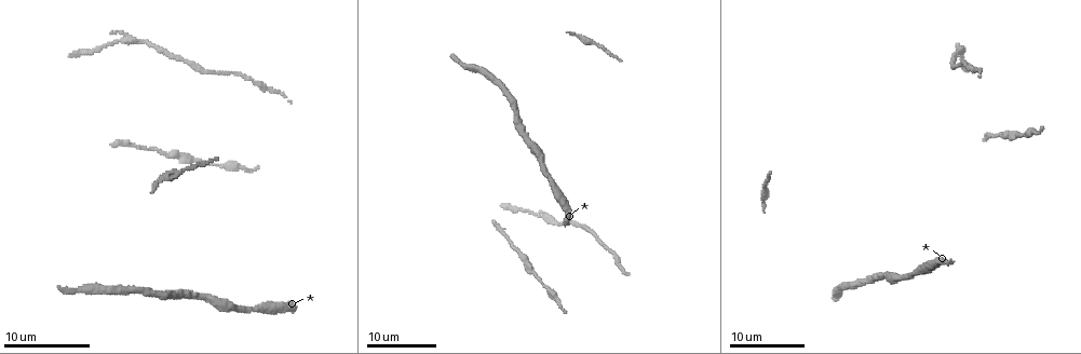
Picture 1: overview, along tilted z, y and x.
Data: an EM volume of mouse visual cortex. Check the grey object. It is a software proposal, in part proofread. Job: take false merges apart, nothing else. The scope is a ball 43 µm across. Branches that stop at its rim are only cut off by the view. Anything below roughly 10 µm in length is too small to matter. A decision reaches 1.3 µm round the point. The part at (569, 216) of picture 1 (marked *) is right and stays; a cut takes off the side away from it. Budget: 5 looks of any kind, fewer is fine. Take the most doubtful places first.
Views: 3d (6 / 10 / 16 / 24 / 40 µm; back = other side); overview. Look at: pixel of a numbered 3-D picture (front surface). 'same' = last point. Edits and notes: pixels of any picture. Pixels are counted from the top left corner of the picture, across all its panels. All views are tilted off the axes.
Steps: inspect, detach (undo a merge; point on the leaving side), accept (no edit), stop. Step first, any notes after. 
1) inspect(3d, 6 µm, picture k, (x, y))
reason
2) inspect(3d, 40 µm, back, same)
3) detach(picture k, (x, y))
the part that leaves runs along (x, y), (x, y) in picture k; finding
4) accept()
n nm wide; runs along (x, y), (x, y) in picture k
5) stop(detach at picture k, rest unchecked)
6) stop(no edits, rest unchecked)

inspect(3d, 24 µm, picture 1, (166, 155))
thick turns thin

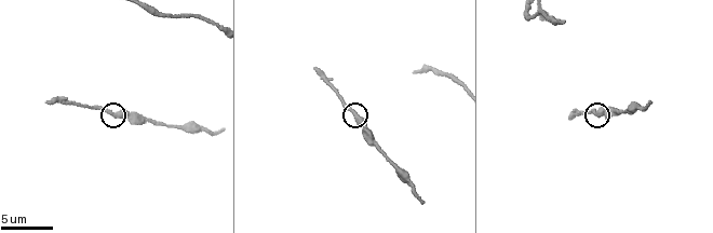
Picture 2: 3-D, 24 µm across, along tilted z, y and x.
inspect(3d, 6 µm, picture 2, (356, 113))

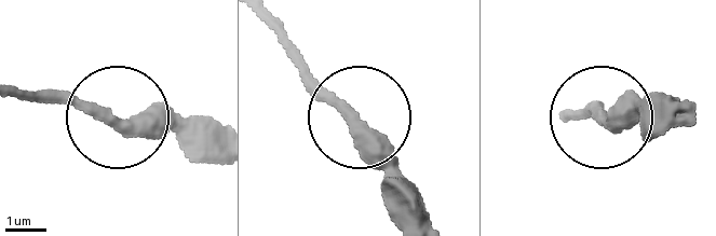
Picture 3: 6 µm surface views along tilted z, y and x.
accept()
all the same neuron

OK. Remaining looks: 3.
inspect(3d, 6 µm, picture 2, (152, 121))
calibre changes

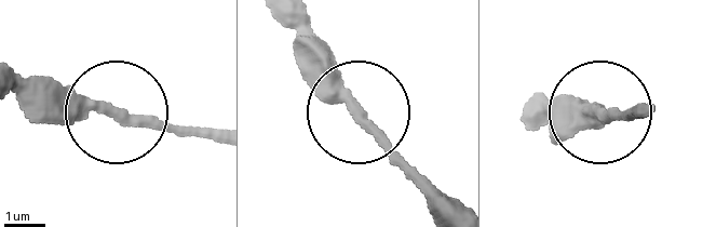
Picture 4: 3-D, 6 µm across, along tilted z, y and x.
accept()
320 nm wide; continuous, no second neuron

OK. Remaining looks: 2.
inspect(3d, 10 µm, picture 2, (528, 16))
sudden change in width

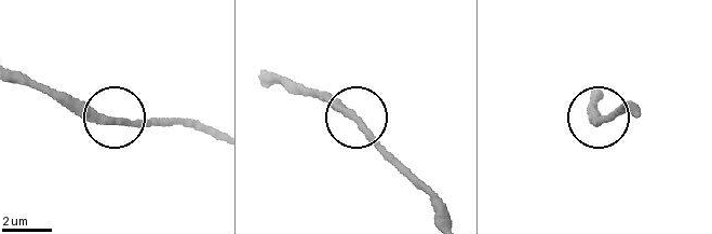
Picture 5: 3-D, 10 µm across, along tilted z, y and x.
inspect(3d, 6 µm, picture 5, (109, 119))

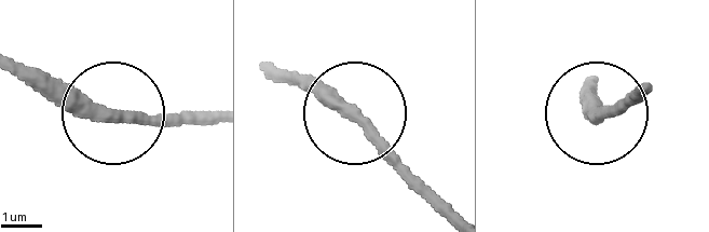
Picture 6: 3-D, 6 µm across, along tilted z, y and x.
accept()
one neuron here

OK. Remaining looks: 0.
stop(no edits, rest unchecked)

